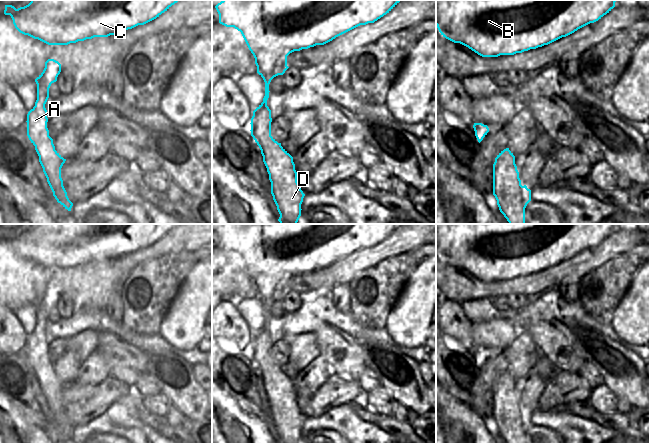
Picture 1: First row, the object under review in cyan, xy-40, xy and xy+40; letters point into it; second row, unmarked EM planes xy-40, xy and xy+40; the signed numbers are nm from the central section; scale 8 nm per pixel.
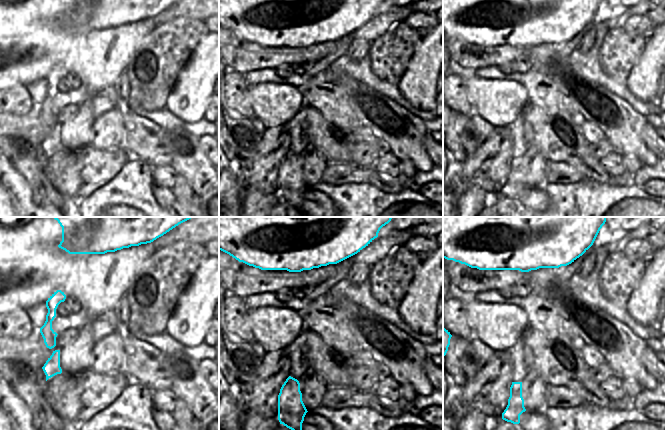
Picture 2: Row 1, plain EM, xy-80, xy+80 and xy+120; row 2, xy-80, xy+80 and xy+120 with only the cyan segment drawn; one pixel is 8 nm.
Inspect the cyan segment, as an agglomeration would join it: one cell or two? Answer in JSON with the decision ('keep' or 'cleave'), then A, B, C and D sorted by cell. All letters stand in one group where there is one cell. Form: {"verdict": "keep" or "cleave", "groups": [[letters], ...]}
{"verdict": "keep", "groups": [["A", "B", "C", "D"]]}

